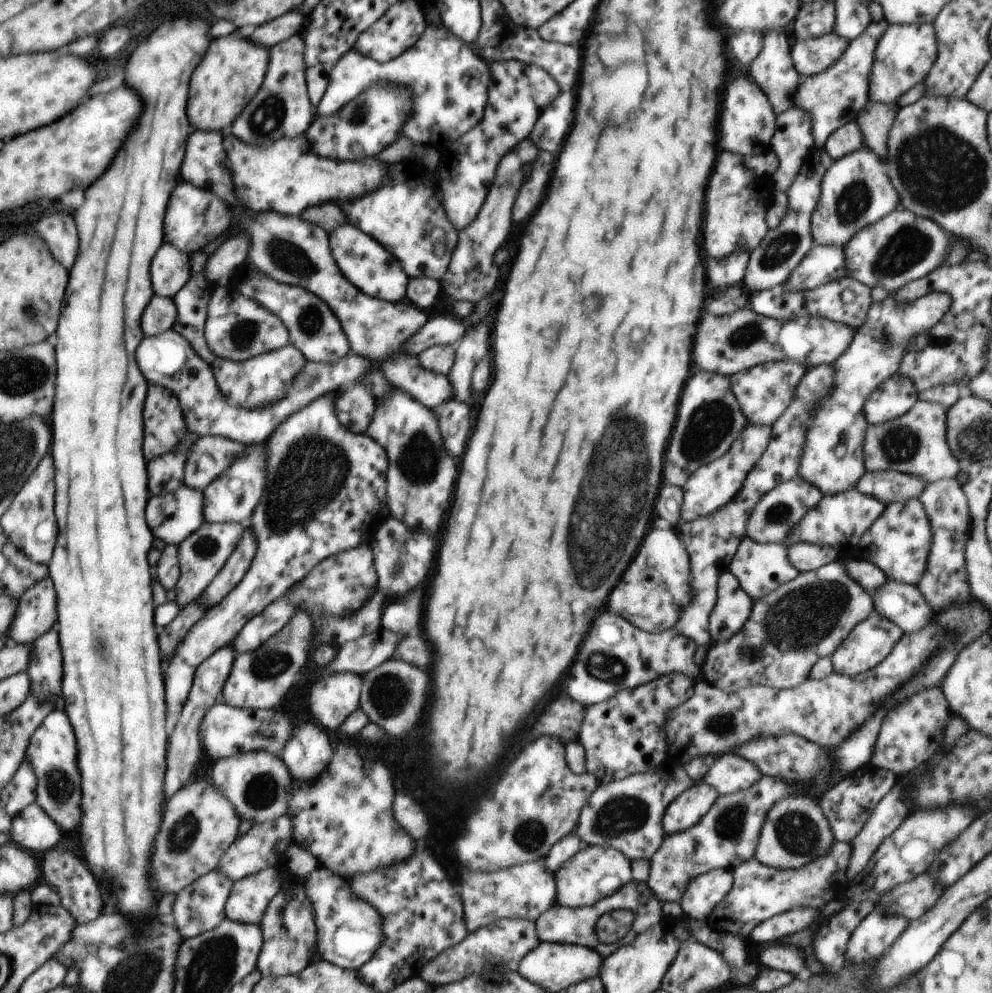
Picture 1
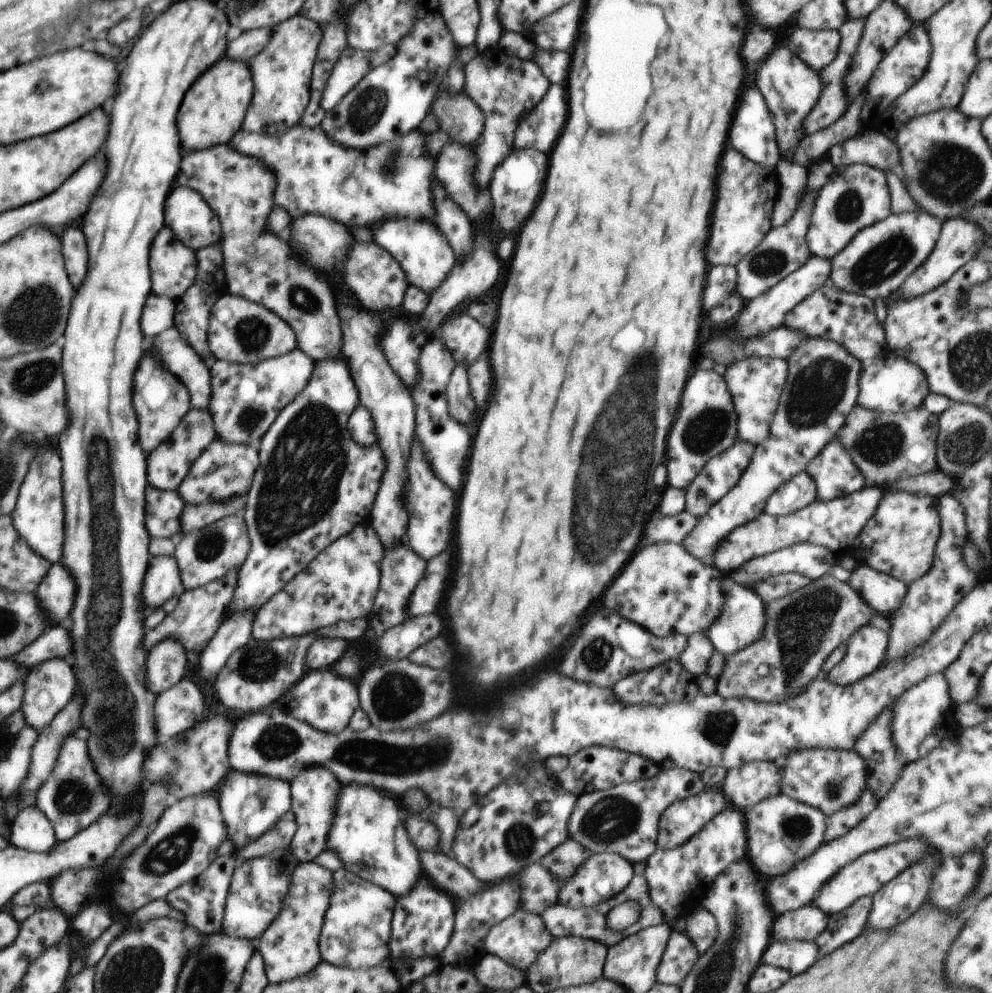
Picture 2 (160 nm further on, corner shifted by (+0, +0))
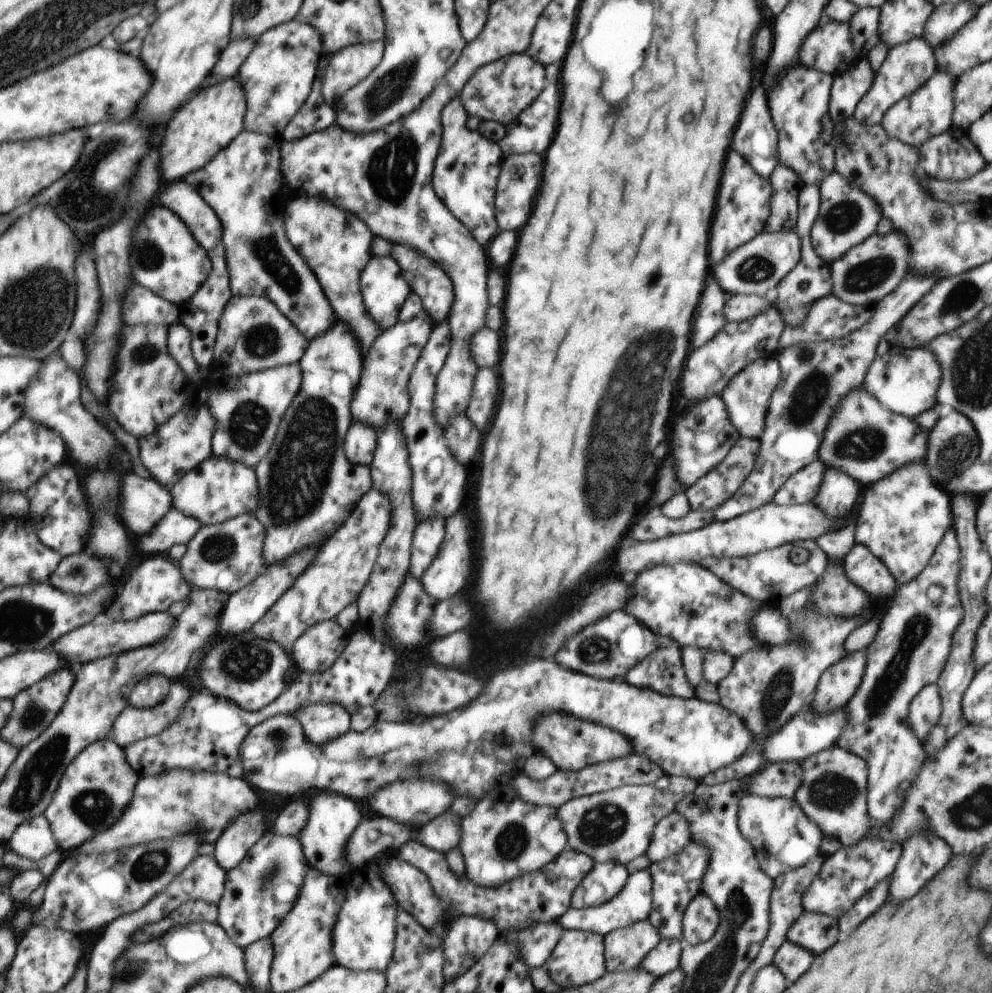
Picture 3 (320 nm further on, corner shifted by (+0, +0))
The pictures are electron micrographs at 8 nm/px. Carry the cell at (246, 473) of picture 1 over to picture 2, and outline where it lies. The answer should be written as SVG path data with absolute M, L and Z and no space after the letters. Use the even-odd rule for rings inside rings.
M242 496L232 497L225 503L186 504L181 514L181 530L184 533L196 532L221 518L236 518L244 509L244 504Z

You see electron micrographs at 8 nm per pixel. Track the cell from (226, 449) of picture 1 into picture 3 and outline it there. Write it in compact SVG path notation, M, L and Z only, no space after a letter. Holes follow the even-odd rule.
M210 458L202 462L196 470L190 470L180 482L170 488L172 504L176 510L196 518L202 526L211 526L226 522L230 518L251 515L260 501L260 490L254 468L244 466L232 458Z

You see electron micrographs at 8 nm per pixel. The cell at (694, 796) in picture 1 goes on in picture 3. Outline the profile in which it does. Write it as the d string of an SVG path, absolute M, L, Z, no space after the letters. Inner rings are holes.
M672 812L658 822L646 856L652 863L661 862L679 854L691 841L692 832L686 818Z

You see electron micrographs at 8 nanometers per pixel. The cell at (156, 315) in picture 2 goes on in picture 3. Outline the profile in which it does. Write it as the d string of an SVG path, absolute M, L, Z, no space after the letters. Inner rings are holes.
M134 284L132 290L128 290L128 296L134 296L136 306L130 312L124 312L122 318L126 324L160 324L169 327L179 322L180 306L158 298L150 290L144 290L140 284Z

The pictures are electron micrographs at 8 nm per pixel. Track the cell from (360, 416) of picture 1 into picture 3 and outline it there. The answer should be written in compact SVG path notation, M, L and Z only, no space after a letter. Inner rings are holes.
M351 422L345 435L344 454L355 464L370 467L376 452L377 431L362 422Z

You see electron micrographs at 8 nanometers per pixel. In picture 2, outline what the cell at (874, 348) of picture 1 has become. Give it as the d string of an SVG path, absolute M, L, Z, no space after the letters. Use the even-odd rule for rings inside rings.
M839 436L829 441L810 461L805 471L816 483L818 500L831 501L847 497L866 486L864 475L852 462Z

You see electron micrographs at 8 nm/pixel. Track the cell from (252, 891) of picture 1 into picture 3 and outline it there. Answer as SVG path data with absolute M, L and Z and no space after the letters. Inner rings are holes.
M266 831L248 850L242 862L227 871L224 894L217 905L217 924L243 950L258 940L270 937L282 918L294 907L308 866L297 836L278 836Z

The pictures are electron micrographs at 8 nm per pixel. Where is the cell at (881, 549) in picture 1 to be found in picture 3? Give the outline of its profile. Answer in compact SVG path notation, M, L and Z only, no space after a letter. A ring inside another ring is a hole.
M925 462L894 470L890 476L863 490L864 502L857 519L855 544L864 544L868 552L884 562L901 587L926 568L948 526L952 526L950 496L931 480Z

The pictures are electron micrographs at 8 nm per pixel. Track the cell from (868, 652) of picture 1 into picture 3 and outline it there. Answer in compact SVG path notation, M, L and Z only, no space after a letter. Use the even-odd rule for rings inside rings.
M868 650L849 653L824 670L815 691L814 701L809 705L814 710L840 710L844 708L862 683Z

